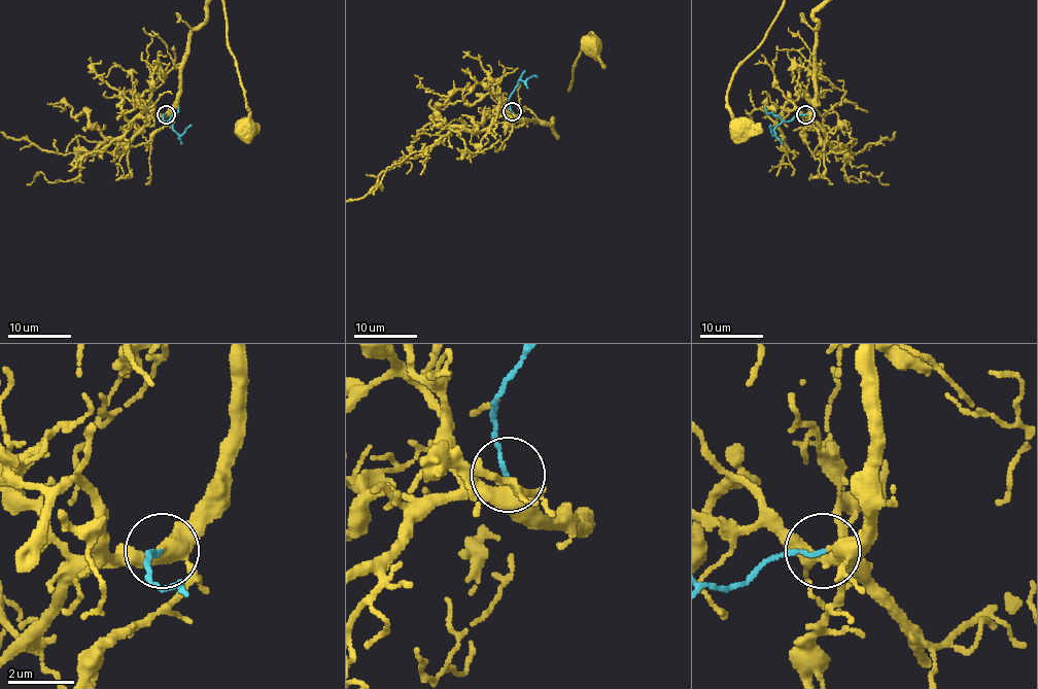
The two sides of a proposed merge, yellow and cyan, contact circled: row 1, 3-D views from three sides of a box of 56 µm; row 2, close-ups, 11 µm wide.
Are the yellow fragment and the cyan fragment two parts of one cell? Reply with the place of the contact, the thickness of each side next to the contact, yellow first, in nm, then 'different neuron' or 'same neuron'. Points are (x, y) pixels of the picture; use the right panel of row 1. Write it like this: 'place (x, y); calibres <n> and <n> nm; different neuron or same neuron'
place (805, 114); calibres 300 and 90 nm; same neuron

